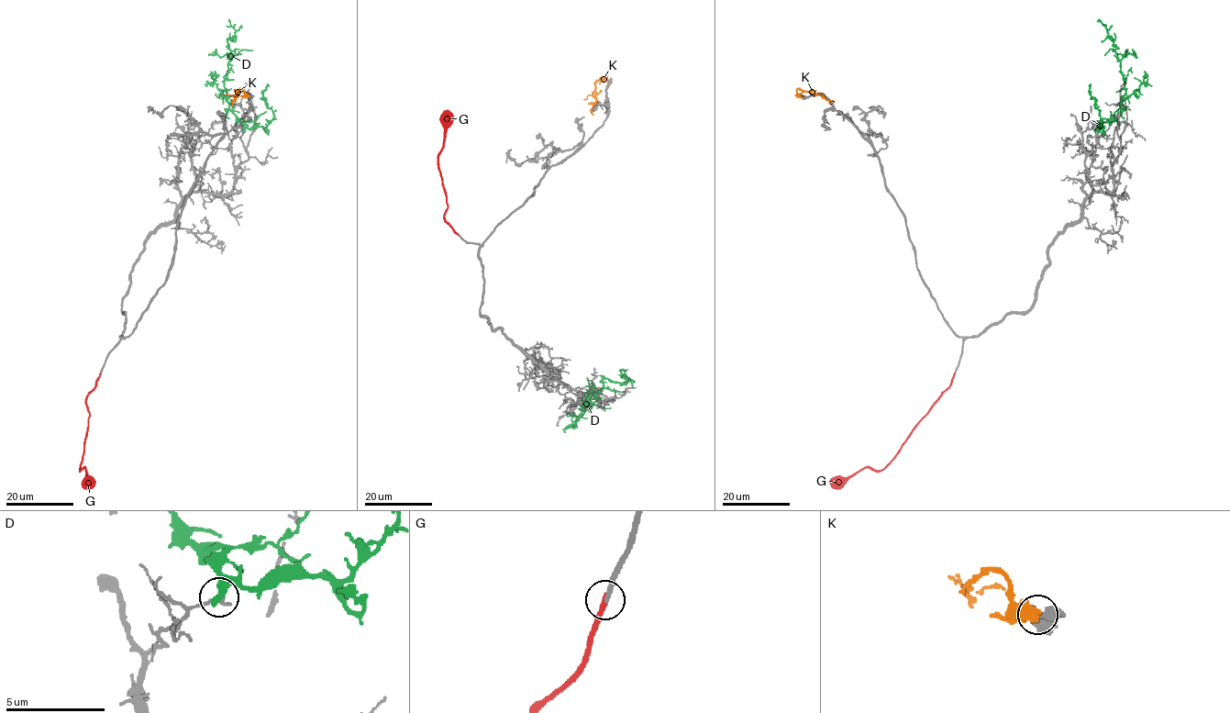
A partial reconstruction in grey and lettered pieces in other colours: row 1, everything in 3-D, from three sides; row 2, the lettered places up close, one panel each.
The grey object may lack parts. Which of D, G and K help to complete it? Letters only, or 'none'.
G

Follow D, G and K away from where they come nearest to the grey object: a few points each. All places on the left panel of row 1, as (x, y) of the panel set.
D: (244, 129), (245, 122), (228, 108), (225, 78), (230, 57), (227, 39), (236, 30), (228, 21)
G: (100, 374), (97, 385), (86, 399), (89, 417), (80, 469), (85, 468), (91, 485)
K: (249, 96), (239, 88), (233, 100), (236, 102)

